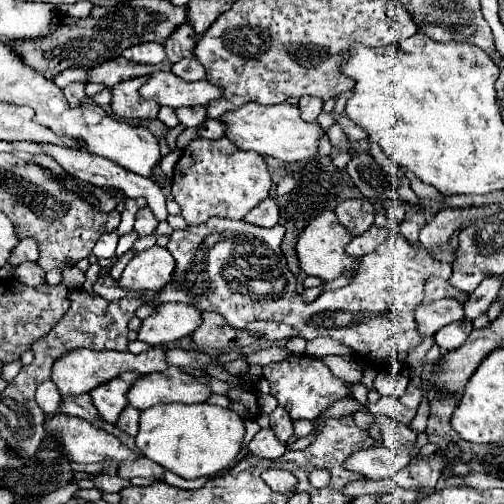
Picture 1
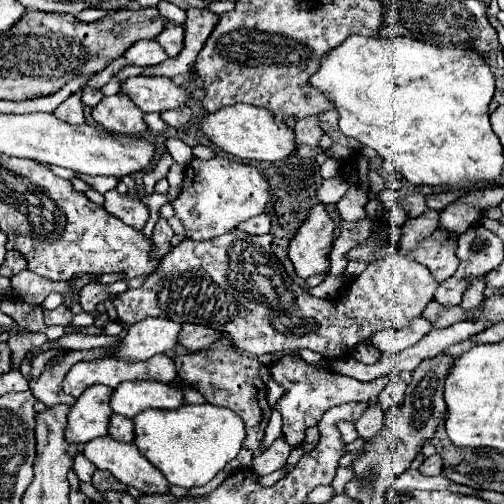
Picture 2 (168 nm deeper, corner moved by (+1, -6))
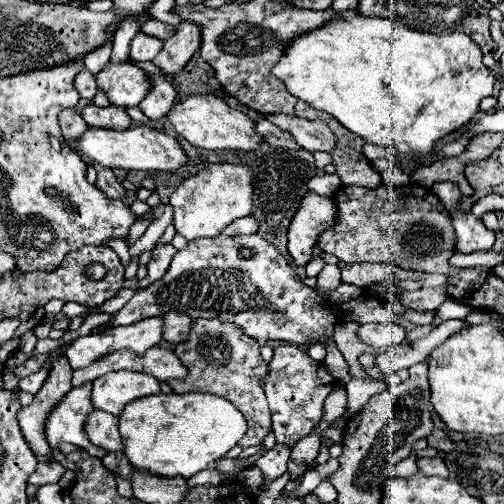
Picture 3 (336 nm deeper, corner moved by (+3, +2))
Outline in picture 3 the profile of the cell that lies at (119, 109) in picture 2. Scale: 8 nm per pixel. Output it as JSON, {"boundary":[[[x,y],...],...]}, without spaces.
{"boundary":[[[88,104],[82,110],[82,118],[90,128],[110,128],[110,130],[126,130],[130,126],[130,116],[126,116],[124,108],[100,108]]]}

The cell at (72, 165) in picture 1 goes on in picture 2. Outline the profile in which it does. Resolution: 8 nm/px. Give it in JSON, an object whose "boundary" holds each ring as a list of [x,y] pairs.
{"boundary":[[[160,217],[154,226],[152,235],[152,242],[156,244],[156,252],[154,252],[156,258],[162,258],[162,256],[168,254],[168,250],[170,250],[170,238],[172,236],[174,236],[174,232],[172,232],[168,220]]]}

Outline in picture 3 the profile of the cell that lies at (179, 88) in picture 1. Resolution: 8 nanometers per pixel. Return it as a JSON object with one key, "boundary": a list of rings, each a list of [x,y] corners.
{"boundary":[[[108,62],[96,76],[98,90],[102,90],[114,106],[138,106],[148,92],[148,74],[132,62]]]}

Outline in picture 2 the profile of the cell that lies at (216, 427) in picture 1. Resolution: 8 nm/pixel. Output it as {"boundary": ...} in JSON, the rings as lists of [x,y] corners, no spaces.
{"boundary":[[[184,404],[176,410],[144,410],[134,416],[134,444],[170,484],[192,488],[208,484],[242,448],[246,436],[238,414],[212,404]]]}

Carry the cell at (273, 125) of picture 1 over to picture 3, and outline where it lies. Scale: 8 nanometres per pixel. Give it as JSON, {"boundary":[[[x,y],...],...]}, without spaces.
{"boundary":[[[214,94],[186,96],[182,102],[174,102],[166,116],[184,140],[204,150],[254,150],[262,144],[254,132],[254,122],[246,114],[230,108],[222,98]]]}

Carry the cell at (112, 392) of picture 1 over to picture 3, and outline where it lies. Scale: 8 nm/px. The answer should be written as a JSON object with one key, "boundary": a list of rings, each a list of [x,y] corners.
{"boundary":[[[92,384],[72,388],[48,414],[44,422],[44,432],[52,452],[60,446],[60,442],[70,442],[84,448],[94,458],[104,458],[108,454],[106,450],[90,444],[84,434],[84,420],[90,410],[94,410],[90,404],[90,388]]]}

